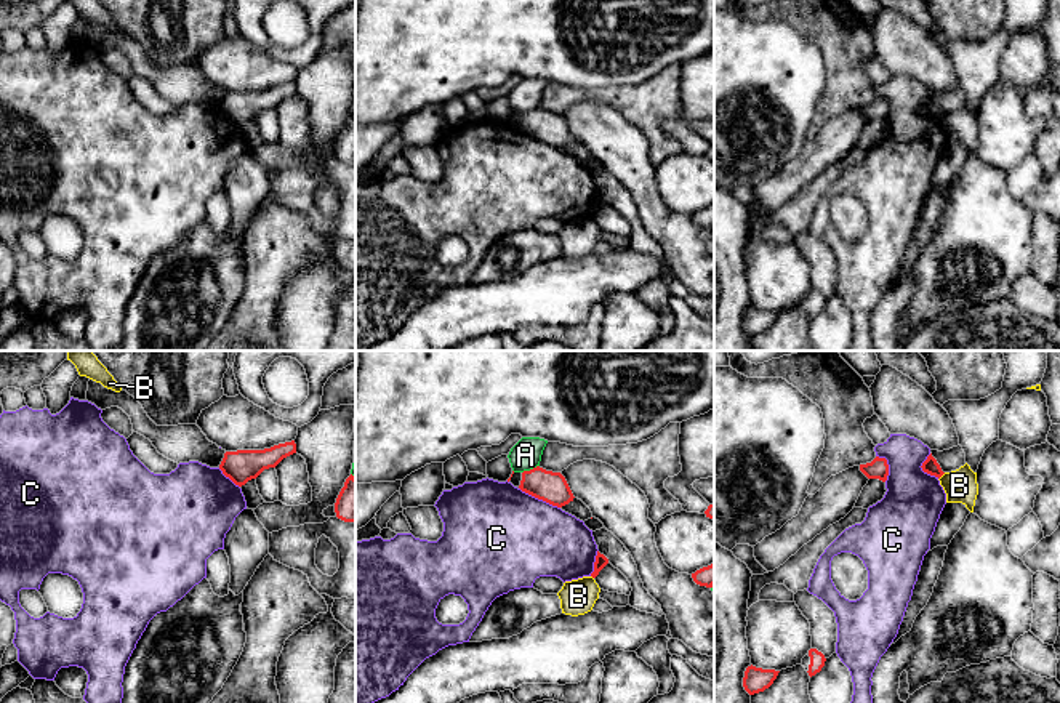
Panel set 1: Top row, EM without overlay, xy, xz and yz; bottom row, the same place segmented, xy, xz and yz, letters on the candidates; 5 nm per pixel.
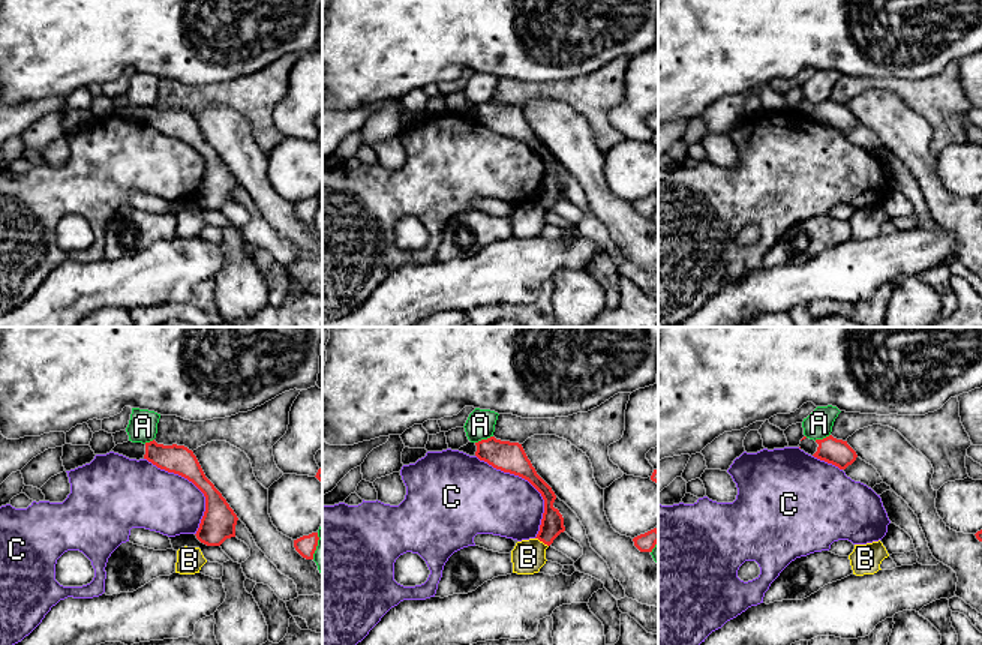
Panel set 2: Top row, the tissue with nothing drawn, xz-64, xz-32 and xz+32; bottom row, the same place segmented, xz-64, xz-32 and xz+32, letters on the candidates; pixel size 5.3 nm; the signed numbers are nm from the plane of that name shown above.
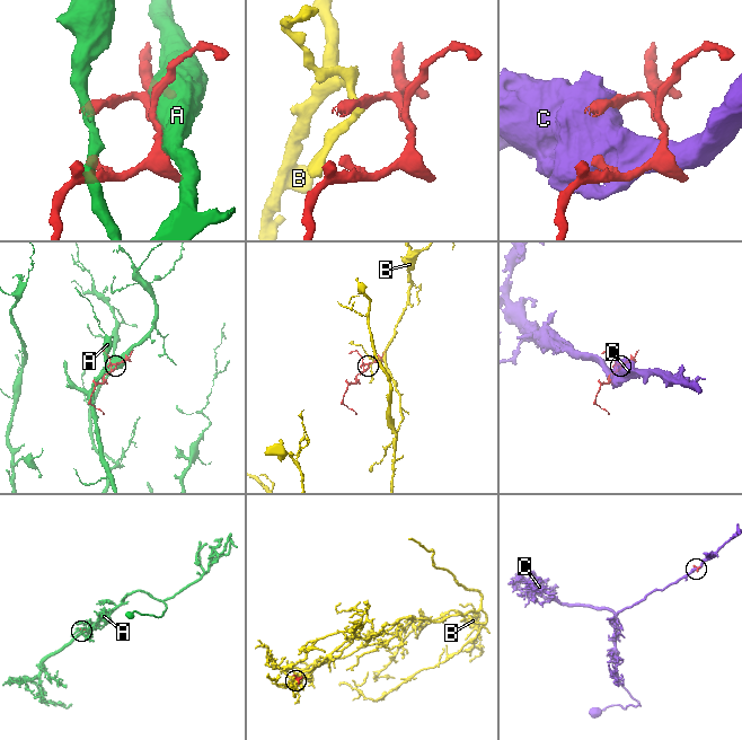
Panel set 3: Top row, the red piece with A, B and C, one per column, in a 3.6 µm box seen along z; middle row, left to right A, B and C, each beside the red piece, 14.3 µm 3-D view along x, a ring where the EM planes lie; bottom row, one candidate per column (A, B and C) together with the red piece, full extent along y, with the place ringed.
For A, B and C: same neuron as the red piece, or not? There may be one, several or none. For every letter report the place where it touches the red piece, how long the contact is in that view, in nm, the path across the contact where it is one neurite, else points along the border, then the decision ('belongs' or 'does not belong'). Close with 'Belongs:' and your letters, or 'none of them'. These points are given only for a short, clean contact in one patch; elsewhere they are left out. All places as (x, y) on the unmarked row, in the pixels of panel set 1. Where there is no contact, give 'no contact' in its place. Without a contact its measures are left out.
A: xz (530, 111) | 100 nm | does not belong
B: yz (942, 116) | 50 nm | along yz (945, 114), (939, 120) | does not belong
C: xz (540, 140) | 240 nm | does not belong
Belongs: none of them

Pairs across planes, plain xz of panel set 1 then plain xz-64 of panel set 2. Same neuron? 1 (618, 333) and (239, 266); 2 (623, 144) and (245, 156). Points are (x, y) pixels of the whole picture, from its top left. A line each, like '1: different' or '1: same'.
1: same
2: same

